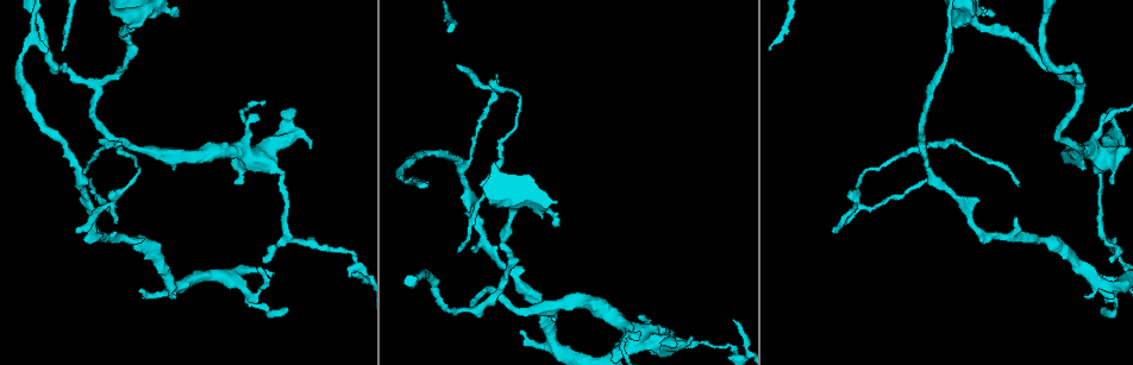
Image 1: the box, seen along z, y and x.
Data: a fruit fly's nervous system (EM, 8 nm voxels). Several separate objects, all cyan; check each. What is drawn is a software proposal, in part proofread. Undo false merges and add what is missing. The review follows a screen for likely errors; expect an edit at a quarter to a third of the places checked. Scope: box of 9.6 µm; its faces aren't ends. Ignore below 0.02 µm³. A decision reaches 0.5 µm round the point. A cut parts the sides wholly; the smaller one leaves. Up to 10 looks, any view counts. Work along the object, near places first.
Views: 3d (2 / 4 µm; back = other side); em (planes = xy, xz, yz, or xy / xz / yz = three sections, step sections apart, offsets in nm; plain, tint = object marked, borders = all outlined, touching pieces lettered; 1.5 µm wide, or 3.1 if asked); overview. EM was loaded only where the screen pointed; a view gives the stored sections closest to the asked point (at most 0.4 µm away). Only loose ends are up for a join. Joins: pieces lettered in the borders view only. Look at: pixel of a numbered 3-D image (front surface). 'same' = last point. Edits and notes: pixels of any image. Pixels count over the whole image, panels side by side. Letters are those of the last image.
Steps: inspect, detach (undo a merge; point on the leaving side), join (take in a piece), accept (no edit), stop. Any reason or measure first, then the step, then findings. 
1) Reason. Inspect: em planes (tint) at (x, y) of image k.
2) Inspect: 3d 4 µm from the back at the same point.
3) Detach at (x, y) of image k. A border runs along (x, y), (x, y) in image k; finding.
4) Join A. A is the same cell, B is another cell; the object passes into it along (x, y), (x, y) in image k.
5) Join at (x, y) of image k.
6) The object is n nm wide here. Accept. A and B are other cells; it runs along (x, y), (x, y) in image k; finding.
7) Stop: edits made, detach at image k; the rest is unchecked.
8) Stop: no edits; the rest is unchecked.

Sharp bend. Inspect: 3d 4 µm at (1104, 238) of image 1.

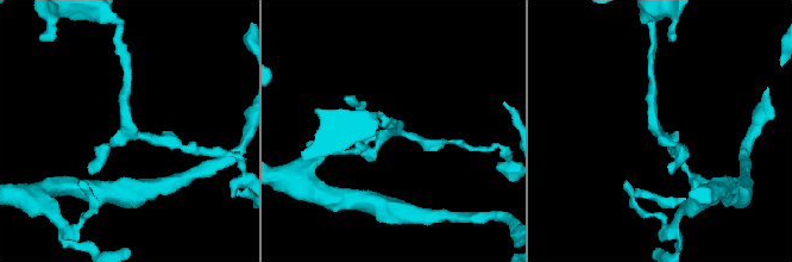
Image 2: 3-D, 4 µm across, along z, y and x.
Need the tissue. Inspect: em planes (tint) at (656, 128) of image 2.

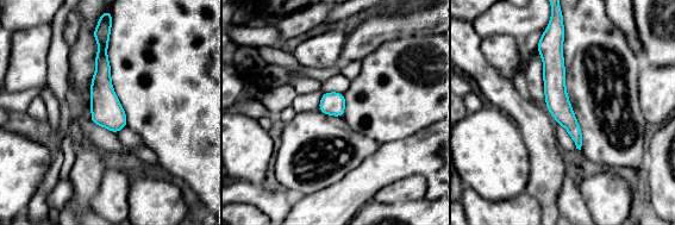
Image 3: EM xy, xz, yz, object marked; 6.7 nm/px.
What lies round it. Inspect: em planes (borders) at the same point.

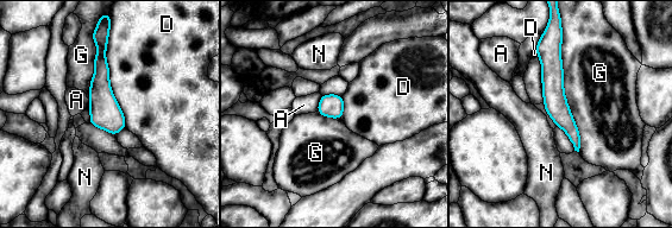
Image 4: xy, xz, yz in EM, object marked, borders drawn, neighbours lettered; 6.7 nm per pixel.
Accept. A, D, G and N are other cells; a border runs along (561, 32), (563, 92), (579, 151) in image 4; continuous, no second neuron.

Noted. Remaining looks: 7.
An open end. Inspect: em xy step 4 (tint) at (617, 344) of image 1.

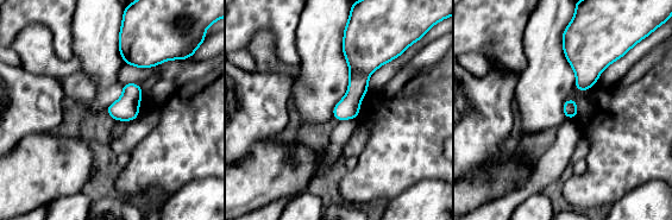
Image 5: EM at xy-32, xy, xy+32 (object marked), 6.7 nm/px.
Inspect: em planes (borders) at the same point.

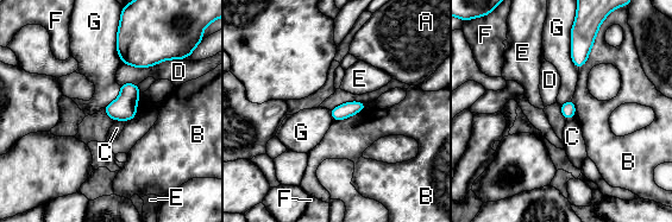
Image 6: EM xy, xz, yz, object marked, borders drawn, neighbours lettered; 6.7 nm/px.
Accept. A, B, C, D, E, F and G are other cells; a border runs along (570, 29), (570, 57), (578, 69) in image 6; none of them fits.

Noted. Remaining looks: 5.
Free end. Inspect: em yz step 4 (tint) at (689, 337) of image 1.

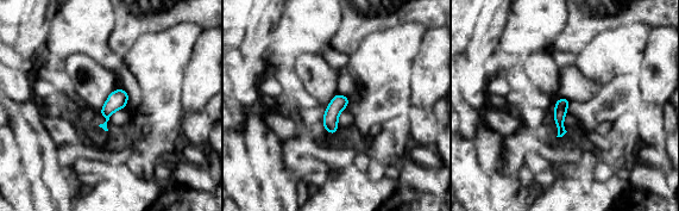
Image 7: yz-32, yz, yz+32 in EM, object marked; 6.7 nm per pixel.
Inspect: em xy step 8 (borders) at the same point.

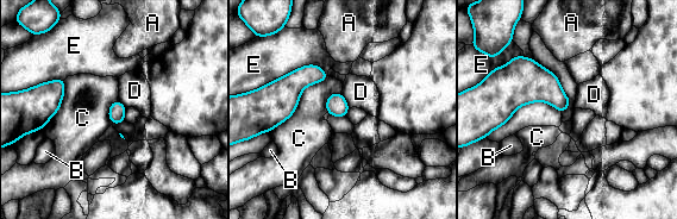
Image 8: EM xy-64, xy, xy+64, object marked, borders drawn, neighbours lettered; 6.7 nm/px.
Accept. A, B, C, D and E are other cells; a border runs along (328, 76), (270, 131) in image 8; no lettered piece goes on from it.

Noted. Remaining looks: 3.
Free end. Inspect: 3d 2 µm at (459, 66) of image 1.

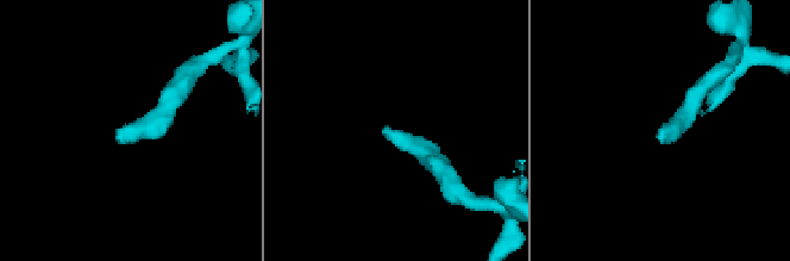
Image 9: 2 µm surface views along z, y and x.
Inspect: em planes (borders) at (118, 139) of image 9.

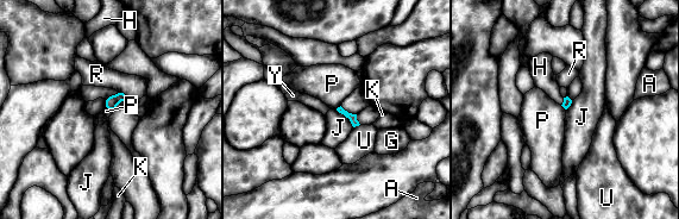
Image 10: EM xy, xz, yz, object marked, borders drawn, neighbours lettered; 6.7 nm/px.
Join H. H is the same cell, A, G, J, K, P, R, U and Y are other cells; the object passes into it along (567, 101), (564, 101), (542, 74) in image 10; the neuron continues.

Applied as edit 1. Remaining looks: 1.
Stop: edits made, join at image 10; the rest is unchecked.

